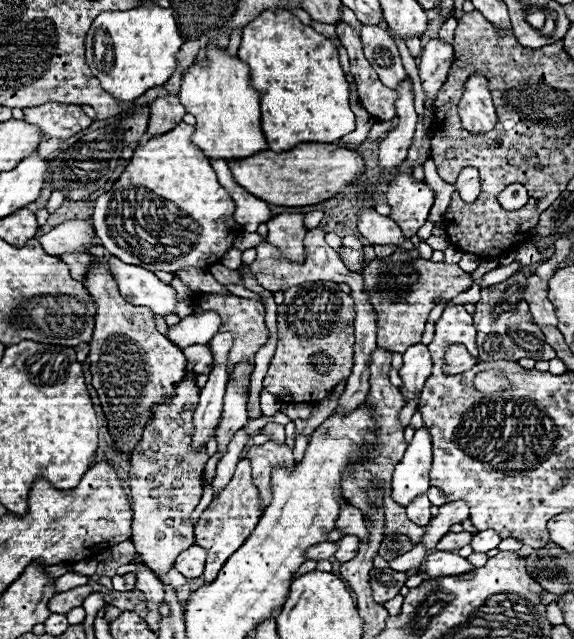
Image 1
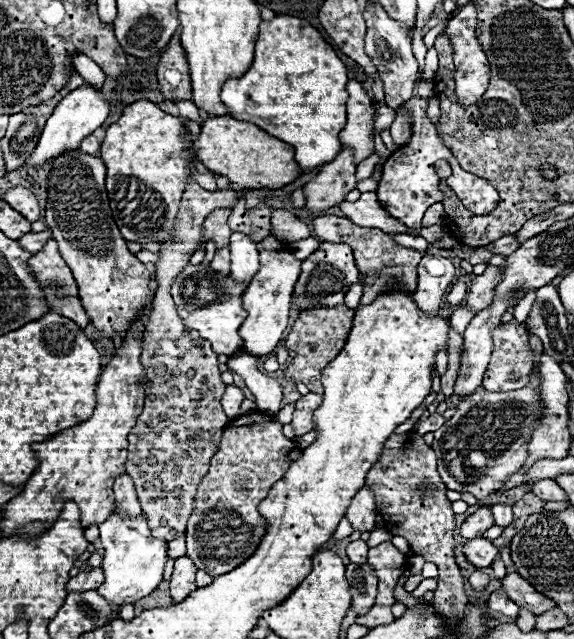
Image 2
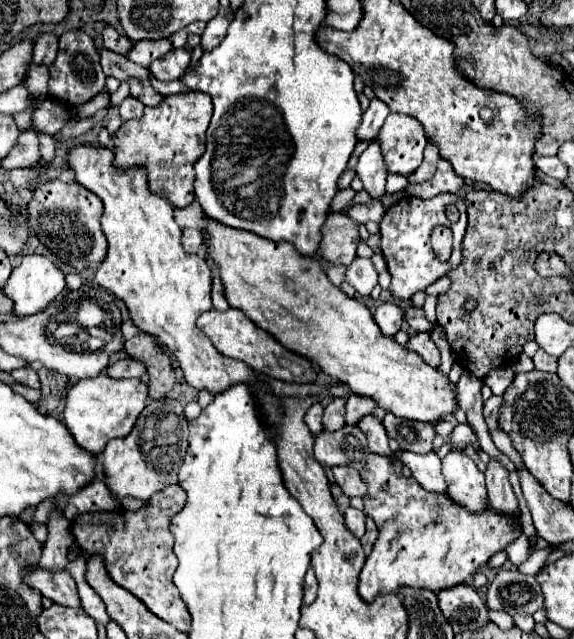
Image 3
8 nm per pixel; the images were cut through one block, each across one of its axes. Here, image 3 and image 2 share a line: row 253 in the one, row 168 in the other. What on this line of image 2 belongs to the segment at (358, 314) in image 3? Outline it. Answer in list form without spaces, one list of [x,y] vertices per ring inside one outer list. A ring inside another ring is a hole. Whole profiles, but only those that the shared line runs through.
[[[230,114],[210,116],[200,124],[194,152],[210,172],[228,176],[230,182],[236,182],[242,188],[282,188],[302,174],[294,160],[292,146],[268,136],[256,124],[234,120]]]

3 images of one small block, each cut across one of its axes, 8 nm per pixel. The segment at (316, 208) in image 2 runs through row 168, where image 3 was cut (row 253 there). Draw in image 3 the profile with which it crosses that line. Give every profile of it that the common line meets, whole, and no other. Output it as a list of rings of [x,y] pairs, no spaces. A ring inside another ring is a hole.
[[[330,214],[322,226],[320,254],[332,264],[352,264],[356,258],[356,246],[360,242],[358,224],[346,214]]]

